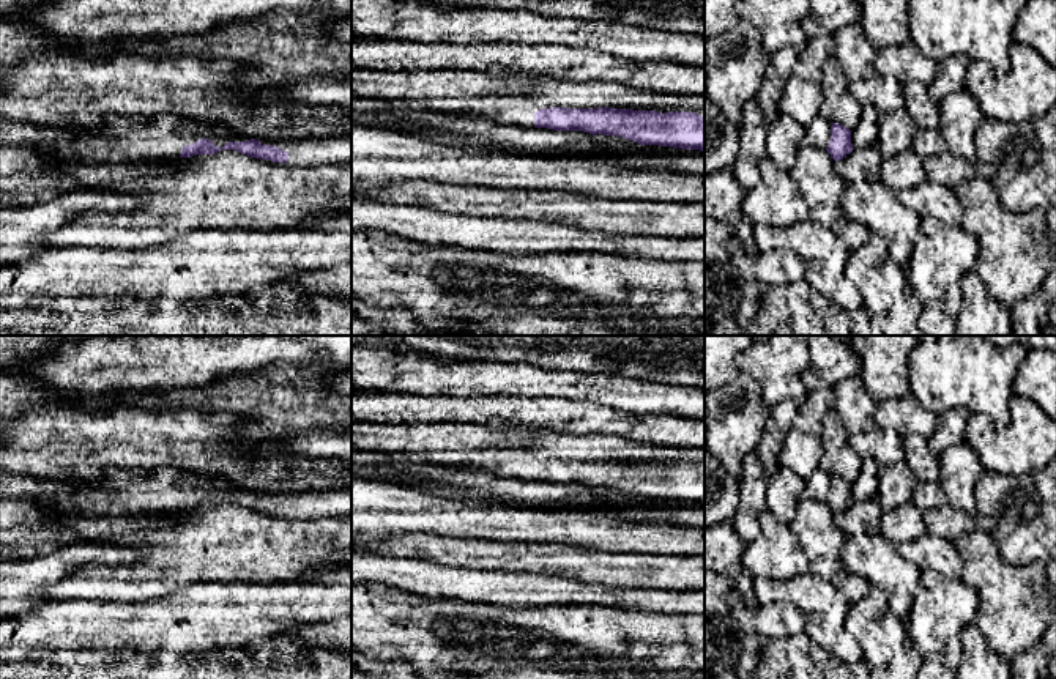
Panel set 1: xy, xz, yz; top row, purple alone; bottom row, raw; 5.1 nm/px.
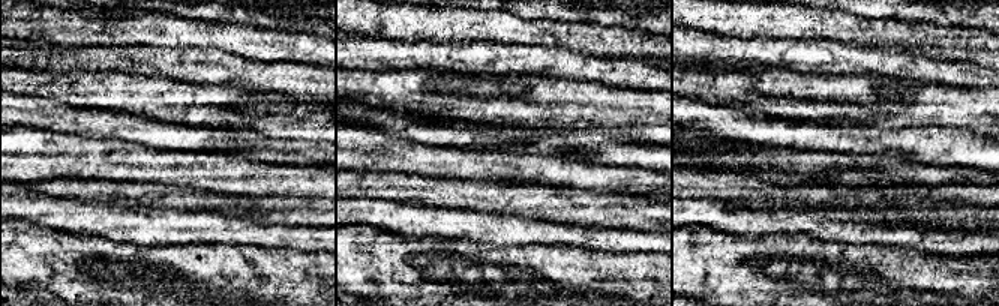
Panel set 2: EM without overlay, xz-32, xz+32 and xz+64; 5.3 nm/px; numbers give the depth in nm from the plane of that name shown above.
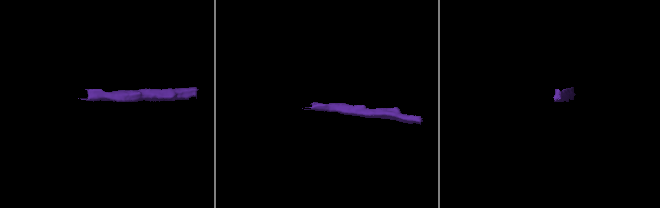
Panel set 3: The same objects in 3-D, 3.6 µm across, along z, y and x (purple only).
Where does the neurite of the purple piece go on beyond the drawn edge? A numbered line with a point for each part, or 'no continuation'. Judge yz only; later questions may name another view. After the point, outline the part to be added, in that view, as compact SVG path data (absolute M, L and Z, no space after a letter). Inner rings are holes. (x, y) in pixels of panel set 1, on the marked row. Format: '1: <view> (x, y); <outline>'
1: yz (818, 134); M820 115L810 126L805 128L805 134L799 142L799 147L826 150L831 140L831 126L832 121Z

